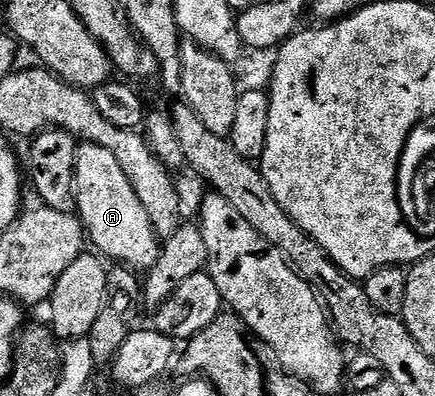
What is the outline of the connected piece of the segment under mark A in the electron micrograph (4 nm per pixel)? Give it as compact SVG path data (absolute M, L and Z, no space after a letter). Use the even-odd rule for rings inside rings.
M81 145L76 151L76 210L78 217L84 224L87 237L97 246L105 259L111 260L116 264L123 264L129 270L137 272L147 272L160 256L161 239L152 227L150 216L146 208L142 208L142 200L134 192L126 172L122 172L122 164L114 160L114 152L106 152L106 148L101 146Z

